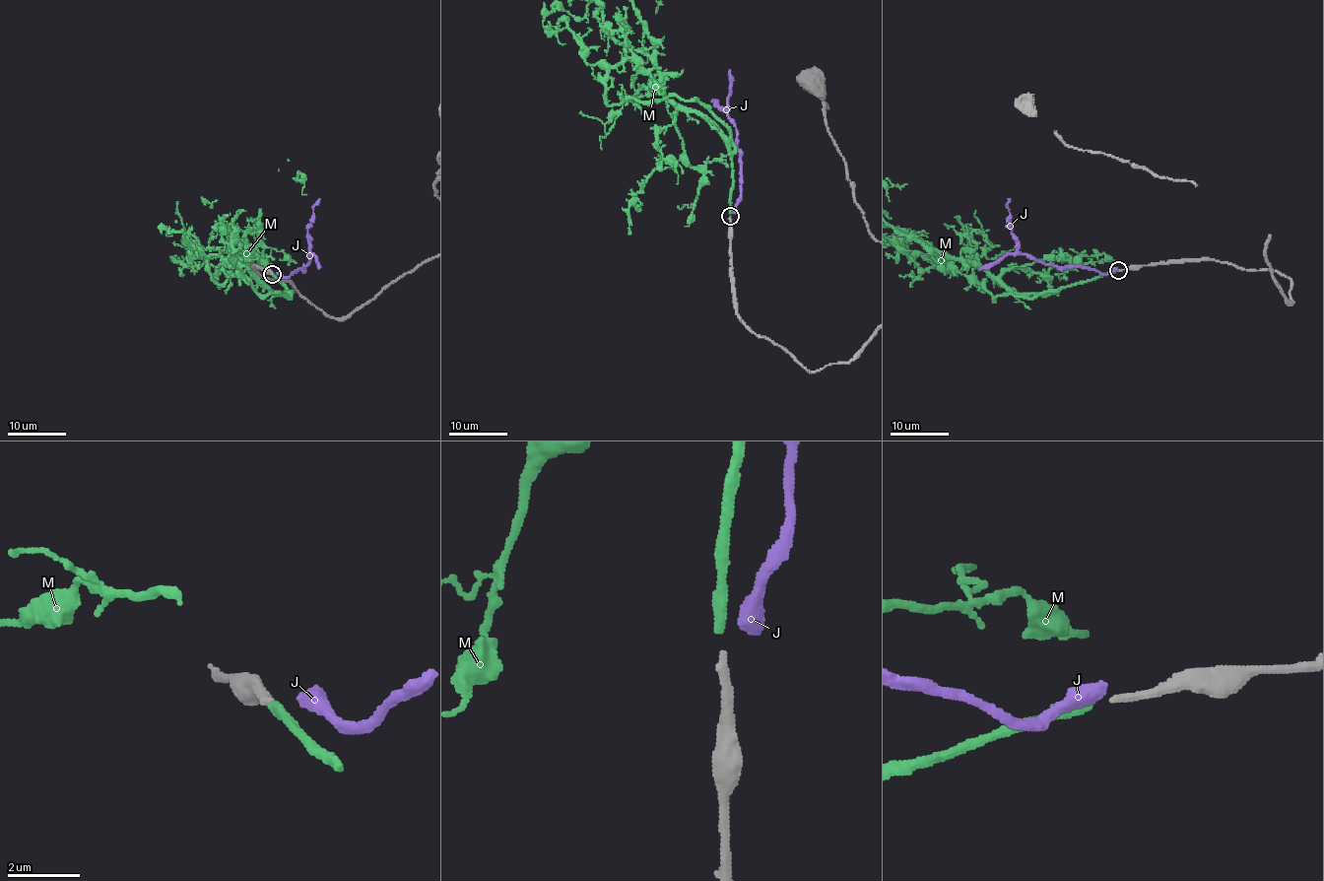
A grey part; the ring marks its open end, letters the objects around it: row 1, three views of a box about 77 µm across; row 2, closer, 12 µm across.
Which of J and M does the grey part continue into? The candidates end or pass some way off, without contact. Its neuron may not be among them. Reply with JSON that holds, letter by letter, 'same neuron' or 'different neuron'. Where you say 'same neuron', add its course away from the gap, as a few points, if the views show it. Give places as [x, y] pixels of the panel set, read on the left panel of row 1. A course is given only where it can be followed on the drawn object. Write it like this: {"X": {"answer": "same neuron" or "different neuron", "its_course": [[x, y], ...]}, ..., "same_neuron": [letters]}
{"J": {"answer": "different neuron"}, "M": {"answer": "same neuron"}, "same_neuron": ["M"]}

